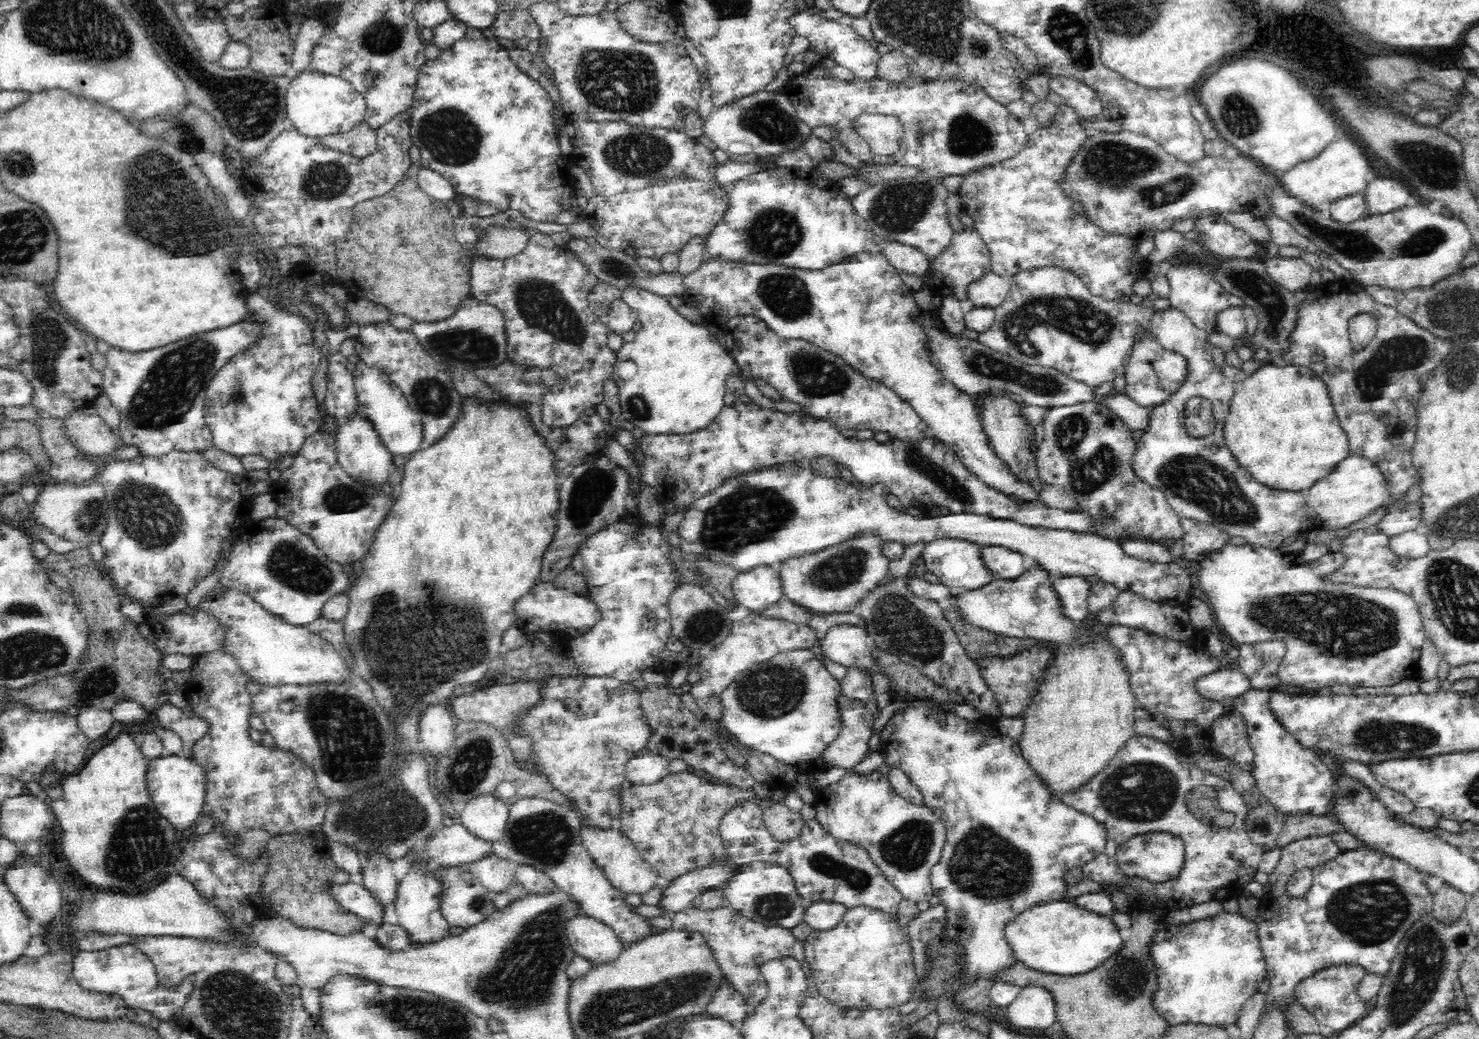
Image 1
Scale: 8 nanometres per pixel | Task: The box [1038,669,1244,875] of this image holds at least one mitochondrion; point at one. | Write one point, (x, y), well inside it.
(1137, 792)

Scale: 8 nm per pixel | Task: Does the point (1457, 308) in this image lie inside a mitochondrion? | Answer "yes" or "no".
yes

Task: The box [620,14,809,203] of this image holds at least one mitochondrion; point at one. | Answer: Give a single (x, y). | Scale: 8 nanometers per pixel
(769, 121)

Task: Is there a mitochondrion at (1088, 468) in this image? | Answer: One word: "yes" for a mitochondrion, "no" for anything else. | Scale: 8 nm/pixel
yes

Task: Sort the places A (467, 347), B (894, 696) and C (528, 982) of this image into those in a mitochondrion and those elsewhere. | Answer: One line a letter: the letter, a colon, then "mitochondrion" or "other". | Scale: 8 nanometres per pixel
A: mitochondrion
B: other
C: mitochondrion

